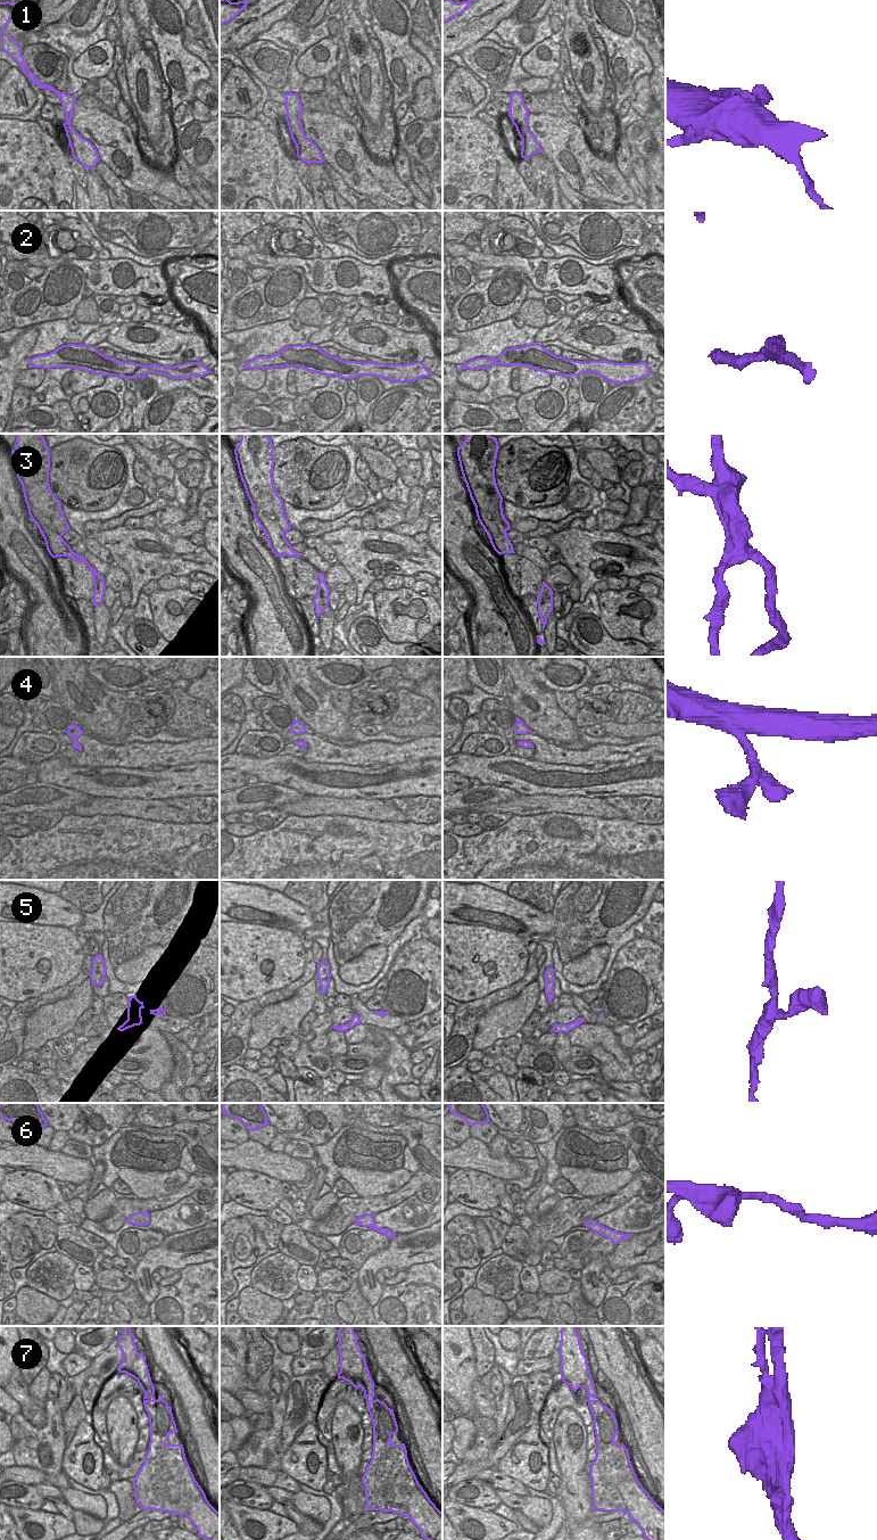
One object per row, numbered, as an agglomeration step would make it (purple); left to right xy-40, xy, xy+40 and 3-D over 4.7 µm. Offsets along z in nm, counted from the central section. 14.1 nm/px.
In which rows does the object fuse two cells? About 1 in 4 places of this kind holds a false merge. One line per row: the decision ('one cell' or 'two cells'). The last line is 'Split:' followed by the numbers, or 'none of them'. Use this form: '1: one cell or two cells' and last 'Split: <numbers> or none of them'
1: one cell
2: one cell
3: two cells
4: one cell
5: one cell
6: one cell
7: two cells
Split: 3, 7

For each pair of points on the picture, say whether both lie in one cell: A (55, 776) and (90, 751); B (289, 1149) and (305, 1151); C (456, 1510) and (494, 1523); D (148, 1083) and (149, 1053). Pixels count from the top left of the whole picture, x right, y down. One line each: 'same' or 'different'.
A: different
B: same
C: same
D: same

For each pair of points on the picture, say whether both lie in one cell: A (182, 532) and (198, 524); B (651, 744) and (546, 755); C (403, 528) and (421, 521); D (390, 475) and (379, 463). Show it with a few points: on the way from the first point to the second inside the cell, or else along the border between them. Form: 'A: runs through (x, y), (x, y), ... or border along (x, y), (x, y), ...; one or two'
A: runs through (185, 529), (195, 525); one
B: runs through (625, 750), (593, 754), (586, 757), (572, 757); one
C: runs through (407, 528), (416, 526); one
D: runs through (388, 472), (381, 466); one

